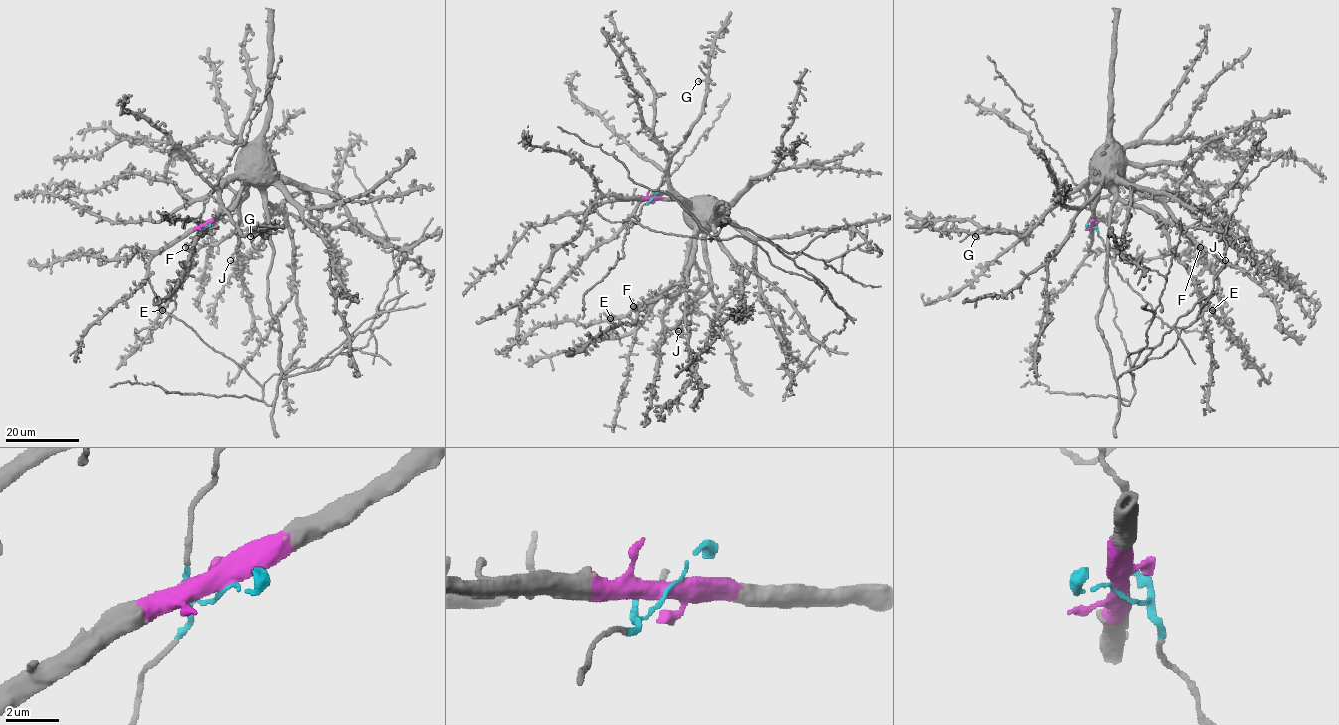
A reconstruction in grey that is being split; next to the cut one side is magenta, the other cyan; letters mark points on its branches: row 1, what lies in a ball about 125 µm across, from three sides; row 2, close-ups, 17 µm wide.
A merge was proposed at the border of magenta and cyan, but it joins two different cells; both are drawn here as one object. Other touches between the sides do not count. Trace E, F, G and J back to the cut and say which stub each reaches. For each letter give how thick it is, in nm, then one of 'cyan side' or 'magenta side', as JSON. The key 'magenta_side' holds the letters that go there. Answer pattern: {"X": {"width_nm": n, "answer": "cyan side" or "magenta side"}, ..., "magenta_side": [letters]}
{"E": {"width_nm": 150, "answer": "magenta side"}, "F": {"width_nm": 360, "answer": "magenta side"}, "G": {"width_nm": 400, "answer": "magenta side"}, "J": {"width_nm": 160, "answer": "magenta side"}, "magenta_side": ["E", "F", "G", "J"]}

